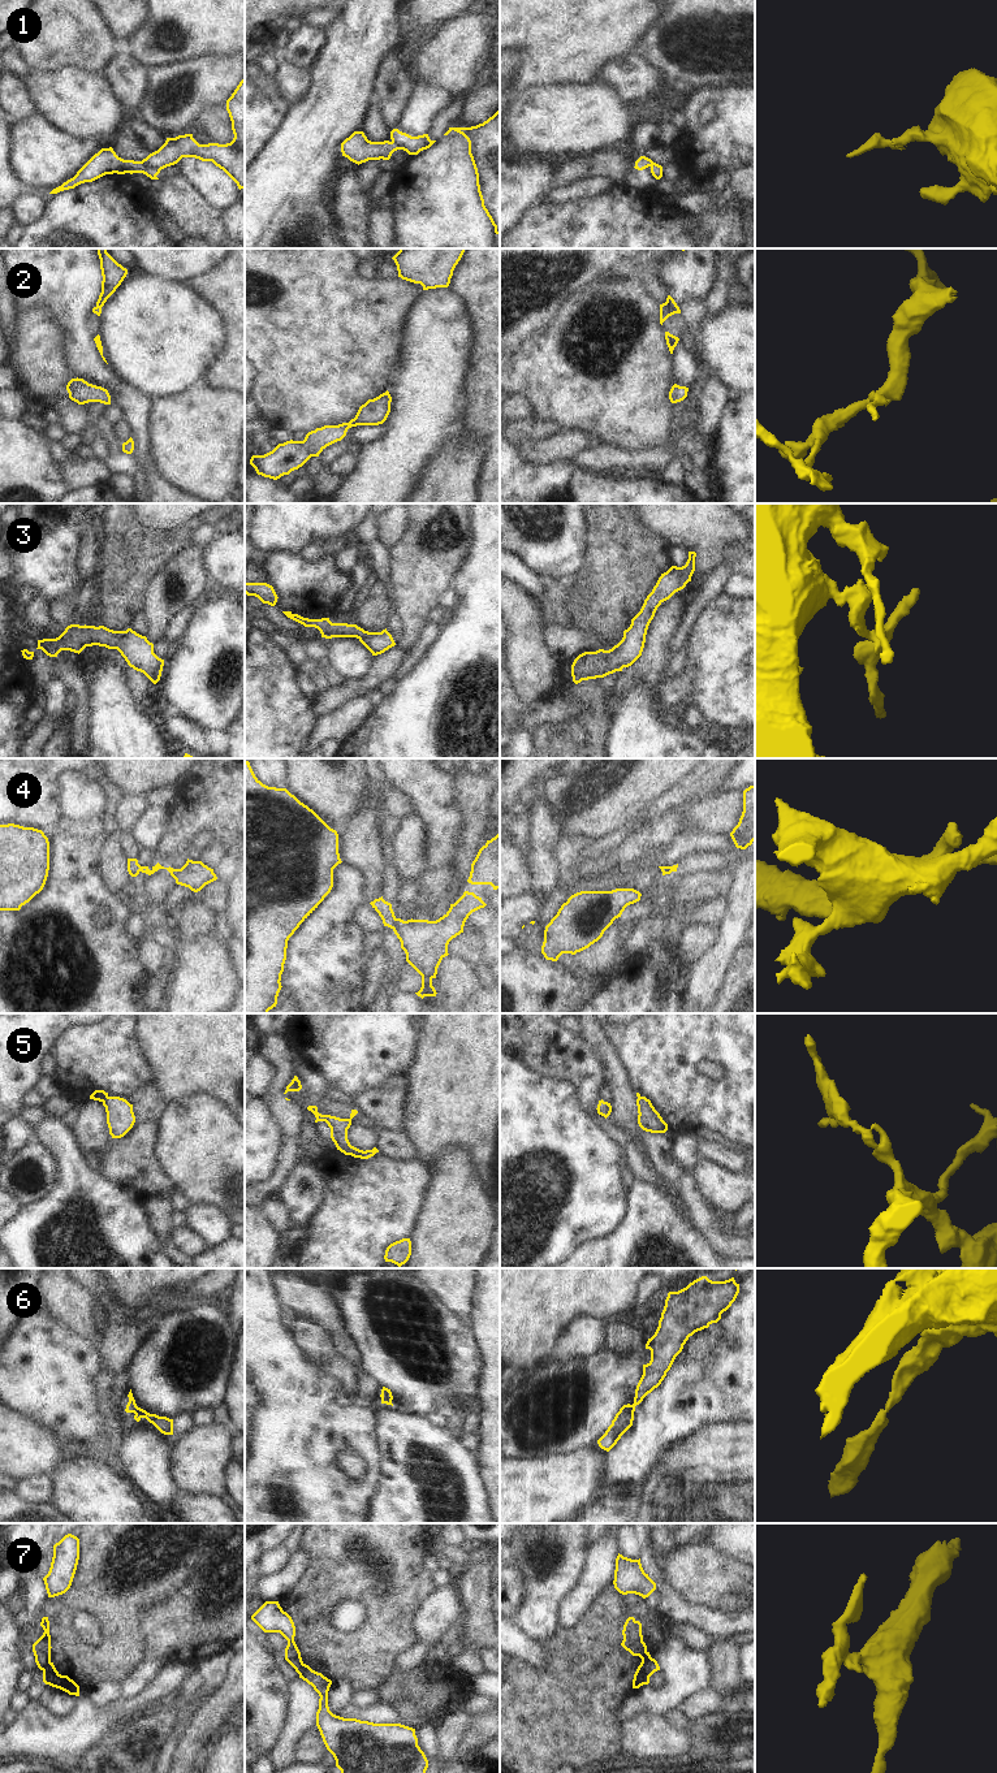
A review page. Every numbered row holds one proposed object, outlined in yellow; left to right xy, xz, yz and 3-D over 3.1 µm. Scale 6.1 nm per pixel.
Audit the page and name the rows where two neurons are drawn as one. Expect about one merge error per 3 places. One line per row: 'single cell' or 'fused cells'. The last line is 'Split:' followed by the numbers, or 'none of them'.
1: fused cells
2: single cell
3: single cell
4: fused cells
5: fused cells
6: single cell
7: fused cells
Split: 1, 4, 5, 7

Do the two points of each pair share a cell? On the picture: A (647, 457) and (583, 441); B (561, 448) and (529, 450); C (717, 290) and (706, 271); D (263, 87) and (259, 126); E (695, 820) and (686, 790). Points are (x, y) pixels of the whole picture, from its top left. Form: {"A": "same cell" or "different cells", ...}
{"A": "different cells", "B": "same cell", "C": "different cells", "D": "same cell", "E": "different cells"}

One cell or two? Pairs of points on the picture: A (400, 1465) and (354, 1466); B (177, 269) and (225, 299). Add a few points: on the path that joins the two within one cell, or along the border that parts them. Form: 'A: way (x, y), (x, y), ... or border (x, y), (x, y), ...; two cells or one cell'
A: border (379, 1435), (383, 1478), (375, 1495); two cells
B: border (218, 262), (186, 282); two cells

